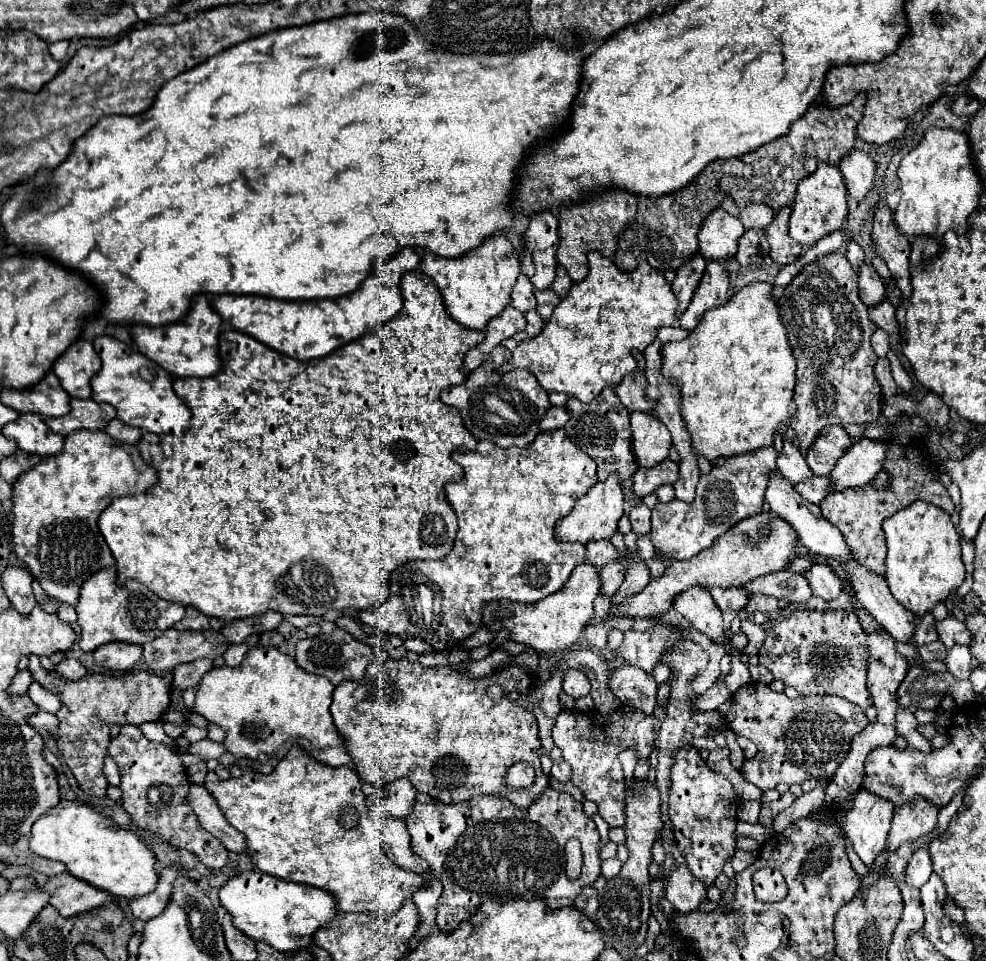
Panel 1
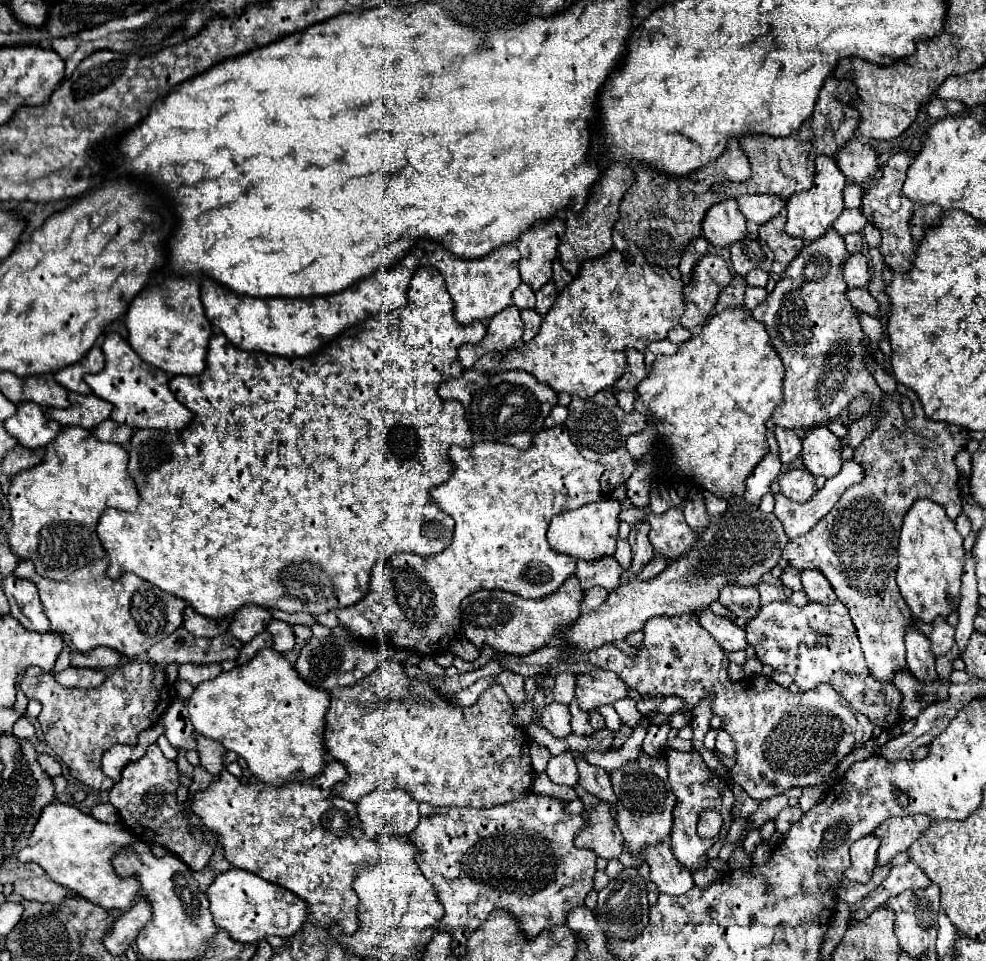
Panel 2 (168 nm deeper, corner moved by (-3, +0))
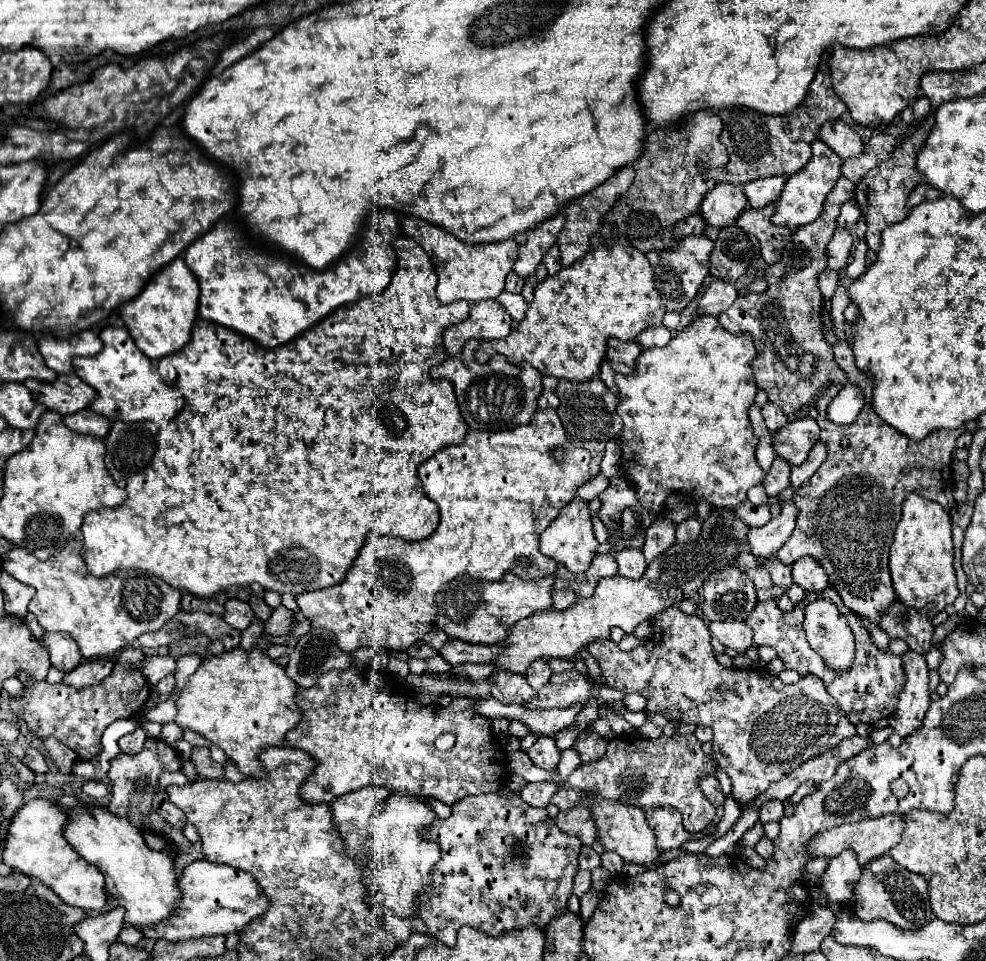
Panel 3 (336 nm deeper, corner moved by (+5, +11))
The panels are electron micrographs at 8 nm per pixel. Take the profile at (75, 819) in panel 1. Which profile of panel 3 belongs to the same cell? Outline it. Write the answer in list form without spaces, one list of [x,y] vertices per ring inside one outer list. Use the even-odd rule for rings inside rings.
[[[32,799],[28,801],[24,807],[20,807],[16,811],[16,817],[12,819],[12,825],[8,827],[8,837],[6,837],[6,845],[4,845],[4,865],[12,867],[14,871],[20,871],[24,875],[28,875],[30,879],[42,881],[44,885],[48,885],[50,889],[56,891],[56,895],[72,907],[80,907],[86,909],[88,913],[92,911],[100,911],[106,905],[106,889],[104,889],[104,877],[102,873],[90,865],[88,861],[84,861],[78,853],[74,853],[74,849],[66,843],[66,839],[62,837],[62,829],[66,823],[66,813],[48,799]]]

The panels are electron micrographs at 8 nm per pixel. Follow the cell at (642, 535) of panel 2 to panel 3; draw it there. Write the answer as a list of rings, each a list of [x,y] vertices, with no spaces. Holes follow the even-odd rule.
[[[624,549],[624,551],[616,553],[614,559],[618,561],[620,575],[624,575],[628,579],[640,579],[644,575],[646,559],[644,559],[642,551],[638,551],[638,549]]]

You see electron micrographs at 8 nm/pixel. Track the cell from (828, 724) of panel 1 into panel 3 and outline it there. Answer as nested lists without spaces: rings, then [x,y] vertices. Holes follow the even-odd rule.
[[[678,607],[664,609],[660,617],[652,619],[652,637],[632,649],[620,651],[614,641],[594,641],[588,645],[588,651],[598,659],[602,677],[608,687],[622,691],[622,693],[640,693],[646,697],[646,713],[662,715],[676,723],[694,723],[706,725],[714,731],[714,757],[718,767],[730,777],[732,781],[732,797],[738,805],[752,801],[756,795],[764,793],[770,783],[780,781],[800,763],[836,747],[842,739],[854,737],[856,727],[842,715],[836,707],[836,701],[828,695],[824,683],[816,675],[802,677],[796,685],[784,685],[776,675],[770,675],[764,667],[752,669],[732,669],[722,667],[714,659],[714,651],[710,645],[710,631],[702,619],[696,615],[686,615]],[[726,683],[728,691],[718,693],[718,685]]]

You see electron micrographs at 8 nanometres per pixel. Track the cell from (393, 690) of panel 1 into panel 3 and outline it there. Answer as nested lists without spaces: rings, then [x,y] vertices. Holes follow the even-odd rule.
[[[352,667],[344,671],[324,673],[316,681],[316,685],[298,689],[296,705],[302,711],[302,719],[296,729],[286,735],[286,741],[290,743],[290,747],[308,753],[316,761],[316,767],[300,787],[300,799],[310,805],[332,803],[340,795],[368,785],[380,785],[390,791],[402,791],[410,795],[424,795],[446,805],[454,805],[468,795],[496,793],[506,783],[508,755],[494,745],[490,719],[474,713],[472,701],[464,697],[452,699],[452,703],[444,709],[422,707],[408,695],[406,689],[388,687],[388,681],[384,681],[380,673],[366,675]],[[442,733],[456,735],[454,747],[446,753],[440,753],[434,747],[436,737]]]

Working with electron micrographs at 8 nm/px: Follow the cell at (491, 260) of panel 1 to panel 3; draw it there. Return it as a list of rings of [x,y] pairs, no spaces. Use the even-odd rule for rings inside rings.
[[[406,215],[400,221],[400,227],[410,239],[414,239],[428,253],[438,275],[436,293],[442,303],[452,303],[460,299],[468,303],[478,303],[484,299],[496,299],[504,291],[504,279],[512,271],[518,253],[518,245],[514,239],[486,245],[468,245],[450,235],[446,229],[440,229],[438,225],[432,225],[424,219],[410,215]]]

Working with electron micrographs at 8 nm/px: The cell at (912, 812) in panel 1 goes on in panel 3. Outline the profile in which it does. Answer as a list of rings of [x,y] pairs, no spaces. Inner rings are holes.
[[[898,815],[864,819],[860,823],[848,823],[848,825],[832,827],[824,833],[818,833],[816,837],[812,837],[812,841],[808,841],[806,851],[812,859],[818,859],[818,857],[836,857],[836,855],[840,855],[840,851],[852,849],[858,857],[858,863],[866,865],[868,861],[872,861],[872,857],[880,857],[880,855],[888,853],[892,849],[892,845],[896,845],[900,841],[902,831],[904,831],[904,817],[898,817]]]

